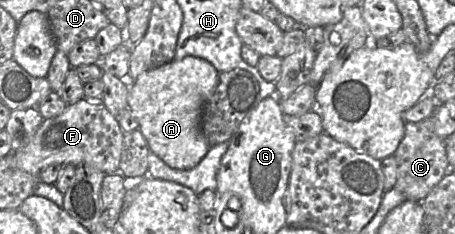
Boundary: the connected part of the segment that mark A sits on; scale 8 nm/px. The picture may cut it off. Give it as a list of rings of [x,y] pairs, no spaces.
[[[186,56],[139,75],[129,84],[128,109],[138,121],[150,151],[169,167],[190,170],[206,156],[210,146],[201,131],[202,111],[214,93],[219,72],[208,61]]]

